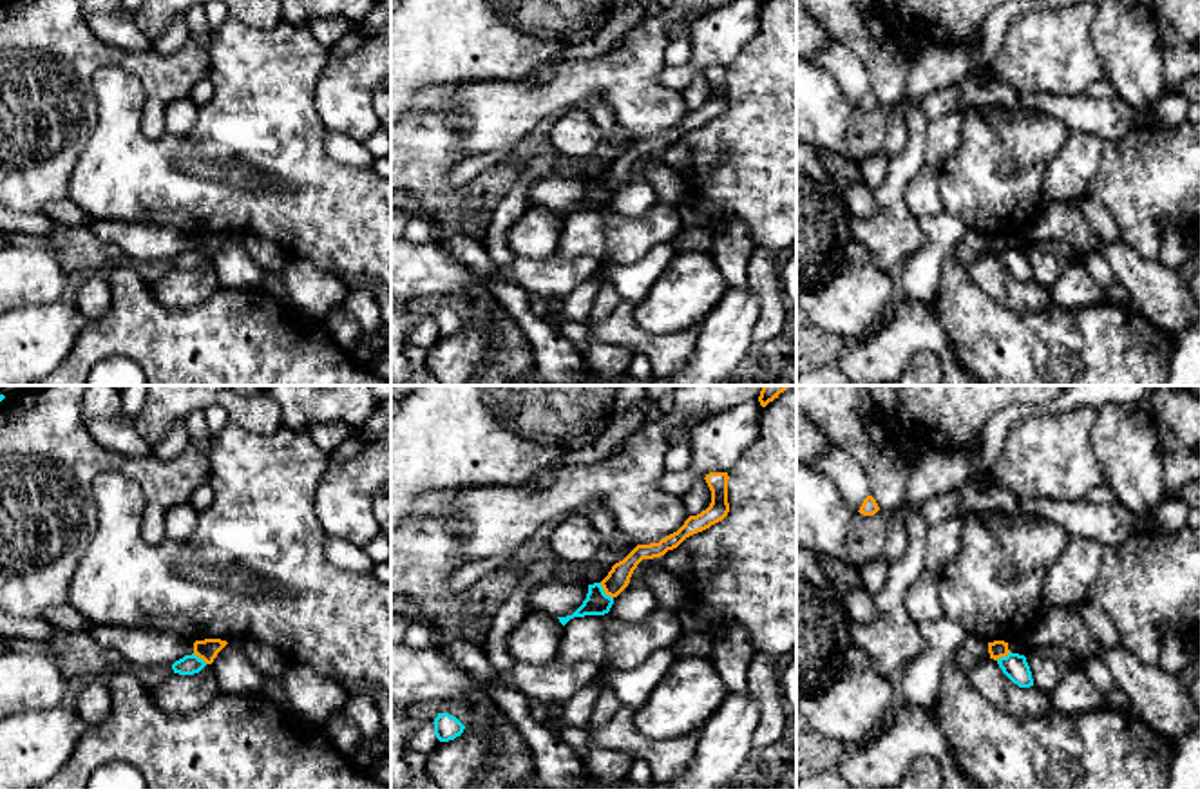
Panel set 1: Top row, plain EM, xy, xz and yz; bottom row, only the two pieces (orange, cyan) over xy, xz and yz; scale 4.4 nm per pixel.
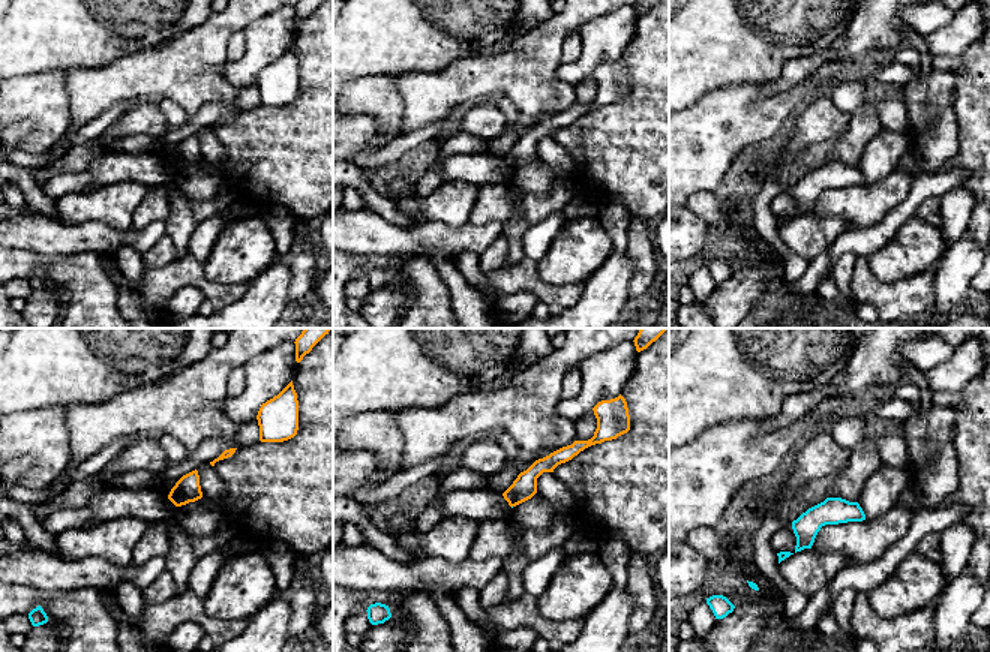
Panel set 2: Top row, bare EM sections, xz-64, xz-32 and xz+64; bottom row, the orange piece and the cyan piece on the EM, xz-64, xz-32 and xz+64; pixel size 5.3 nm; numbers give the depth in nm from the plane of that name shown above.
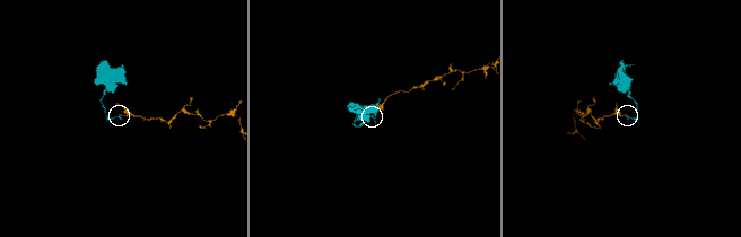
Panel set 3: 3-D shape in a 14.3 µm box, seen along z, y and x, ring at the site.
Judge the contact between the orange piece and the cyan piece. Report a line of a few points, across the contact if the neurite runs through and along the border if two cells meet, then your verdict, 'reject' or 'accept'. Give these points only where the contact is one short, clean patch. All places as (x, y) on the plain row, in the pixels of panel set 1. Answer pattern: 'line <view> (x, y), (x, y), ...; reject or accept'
line xz (600, 178), (612, 192); reject

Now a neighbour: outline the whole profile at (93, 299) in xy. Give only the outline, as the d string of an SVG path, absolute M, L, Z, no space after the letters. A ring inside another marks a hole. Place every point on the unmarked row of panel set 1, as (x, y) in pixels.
M92 277L83 282L76 291L72 304L89 318L103 317L112 304L107 277Z

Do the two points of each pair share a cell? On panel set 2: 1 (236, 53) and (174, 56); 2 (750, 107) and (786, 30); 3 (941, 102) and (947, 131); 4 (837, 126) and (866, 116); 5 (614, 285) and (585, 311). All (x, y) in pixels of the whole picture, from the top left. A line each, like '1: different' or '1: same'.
1: different
2: different
3: same
4: different
5: same

